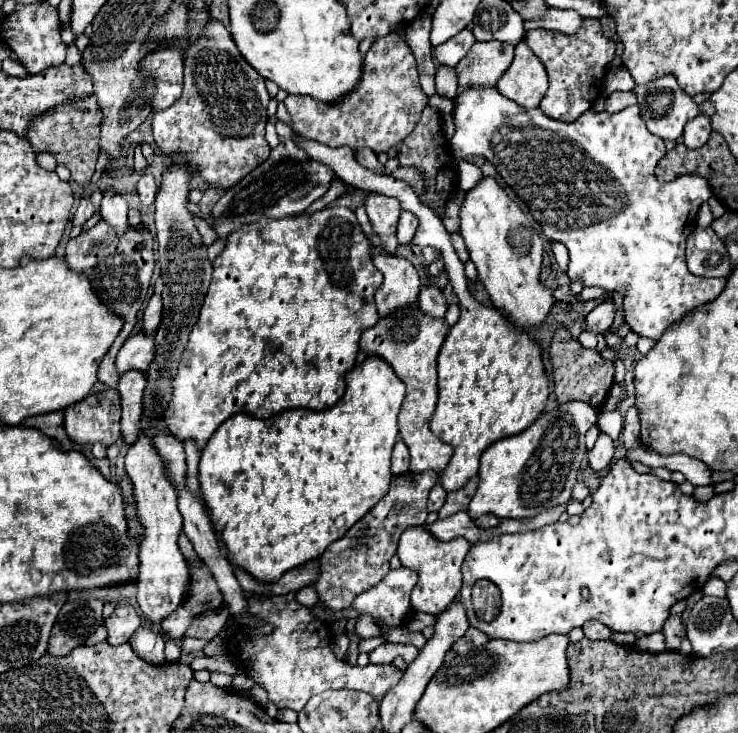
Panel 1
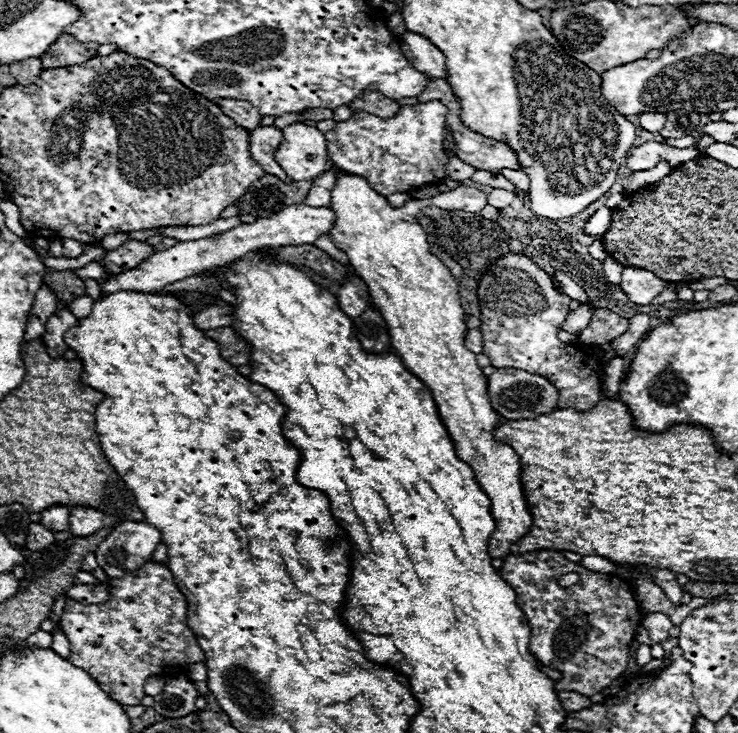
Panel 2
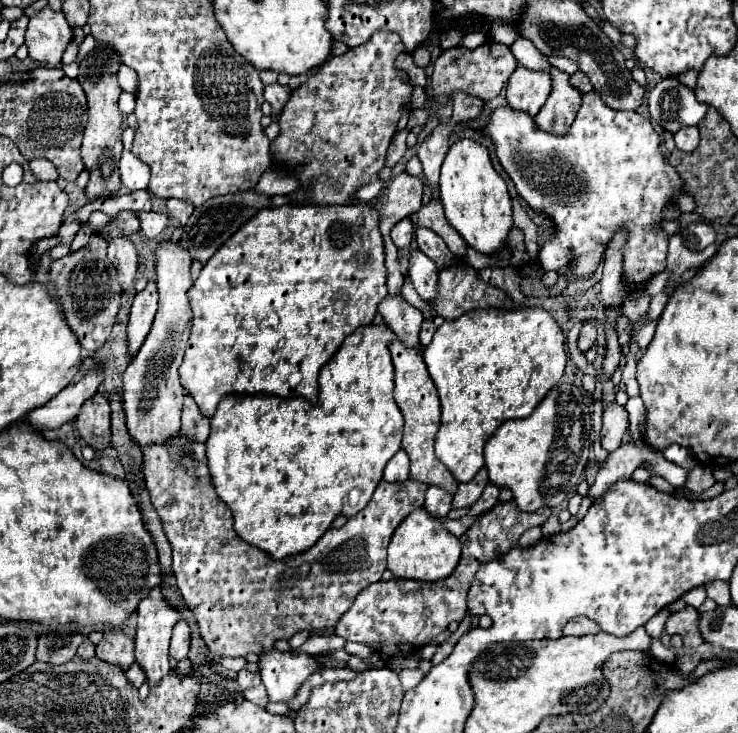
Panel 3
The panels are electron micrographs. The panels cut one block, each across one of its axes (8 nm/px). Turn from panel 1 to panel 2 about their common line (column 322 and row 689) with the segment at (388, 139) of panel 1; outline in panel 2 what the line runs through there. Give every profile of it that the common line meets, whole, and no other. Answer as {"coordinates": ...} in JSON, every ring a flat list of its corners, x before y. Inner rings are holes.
{"coordinates":[[148,562,141,568,126,573,122,578,111,578,108,582,113,593,104,604,78,604,66,600,64,614,60,618,60,628,72,644,70,656,66,658,74,666,86,670,100,688,122,706,138,706,146,696,144,684,156,674,174,674,196,662,204,662,204,652,198,646,194,632,186,624,186,598,174,584,172,572,156,562]]}

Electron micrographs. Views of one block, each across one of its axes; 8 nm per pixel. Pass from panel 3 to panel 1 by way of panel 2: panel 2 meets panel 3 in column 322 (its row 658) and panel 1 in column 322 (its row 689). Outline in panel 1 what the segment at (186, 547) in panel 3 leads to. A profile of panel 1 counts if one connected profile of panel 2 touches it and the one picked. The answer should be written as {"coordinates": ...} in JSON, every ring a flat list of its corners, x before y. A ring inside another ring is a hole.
{"coordinates":[[408,472,400,476,392,476,390,488,384,498,364,516,360,518,340,540,332,542,326,548,326,554,318,558,320,570,318,580,310,586,316,590,318,600,330,610,346,610,352,600,382,582,382,578,390,572,388,562,396,554,398,538,408,526,422,526,426,522,428,510,428,492,438,482,436,472]]}

